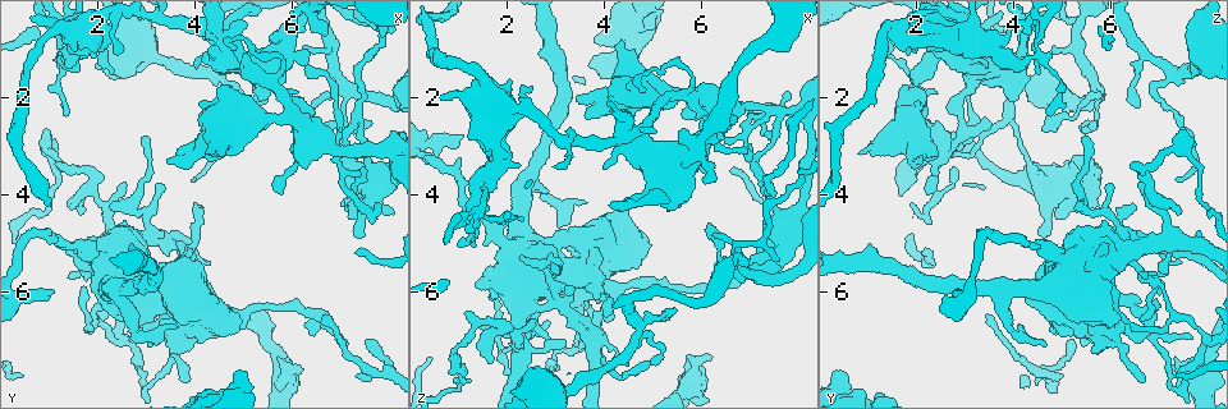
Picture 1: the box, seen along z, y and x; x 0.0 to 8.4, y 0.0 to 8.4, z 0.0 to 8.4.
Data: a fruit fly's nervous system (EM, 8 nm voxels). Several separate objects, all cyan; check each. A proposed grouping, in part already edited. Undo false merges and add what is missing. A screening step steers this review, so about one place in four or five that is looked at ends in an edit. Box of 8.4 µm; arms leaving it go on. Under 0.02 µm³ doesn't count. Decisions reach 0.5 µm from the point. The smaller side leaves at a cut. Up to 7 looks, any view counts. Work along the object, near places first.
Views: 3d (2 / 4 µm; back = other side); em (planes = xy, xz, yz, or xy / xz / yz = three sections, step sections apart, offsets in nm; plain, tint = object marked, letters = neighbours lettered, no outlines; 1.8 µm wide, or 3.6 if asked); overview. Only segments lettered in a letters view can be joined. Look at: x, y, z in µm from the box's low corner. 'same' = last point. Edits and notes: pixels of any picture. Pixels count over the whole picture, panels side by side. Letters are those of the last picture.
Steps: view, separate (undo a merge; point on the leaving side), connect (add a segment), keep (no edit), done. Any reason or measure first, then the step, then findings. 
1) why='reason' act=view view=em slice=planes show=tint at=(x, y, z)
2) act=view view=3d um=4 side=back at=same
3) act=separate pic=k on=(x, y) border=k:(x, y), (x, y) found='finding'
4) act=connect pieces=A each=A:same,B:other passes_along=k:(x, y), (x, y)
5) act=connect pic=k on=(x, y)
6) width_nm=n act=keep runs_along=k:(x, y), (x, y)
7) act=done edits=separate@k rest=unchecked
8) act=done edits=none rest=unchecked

why='thick turns thin' act=view view=em slice=planes show=letters at=(7.55, 3.15, 2.25)

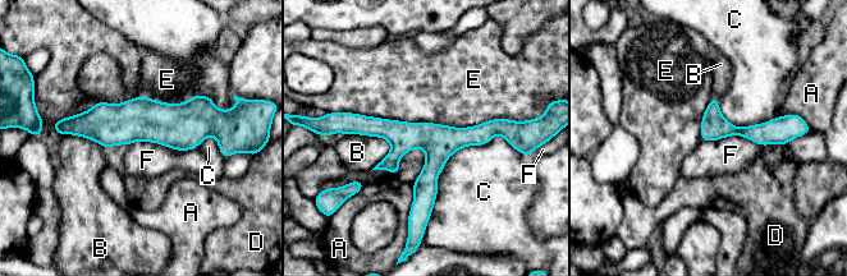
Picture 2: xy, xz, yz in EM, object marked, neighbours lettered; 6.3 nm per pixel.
act=keep each=A:other,B:other,C:other,D:other,E:other,F:other found='all the same cell'

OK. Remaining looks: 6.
why='arms part here' act=view view=3d um=4 at=(3.05, 4.85, 6.20)

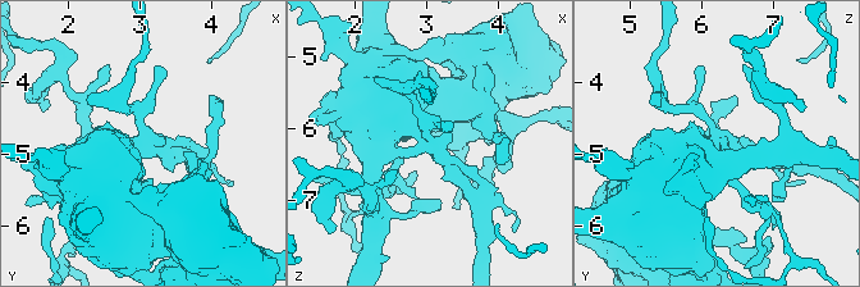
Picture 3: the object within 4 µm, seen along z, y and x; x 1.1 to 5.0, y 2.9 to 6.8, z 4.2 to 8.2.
why='now the EM' act=view view=em slice=xz step=4 show=letters at=(3.05, 4.80, 6.20)

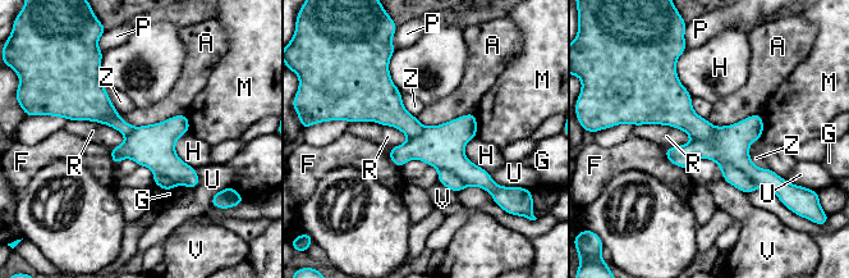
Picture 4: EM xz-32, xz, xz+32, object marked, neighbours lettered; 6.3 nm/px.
act=separate pic=4 on=(730, 145) each=A:other,F:other,G:other,H:other,M:other,P:other,R:other,U:other,V:other,Z:other part_leaving=4:(668, 151), (732, 150), (774, 185) found='two cells meet here'

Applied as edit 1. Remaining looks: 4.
act=view view=overview

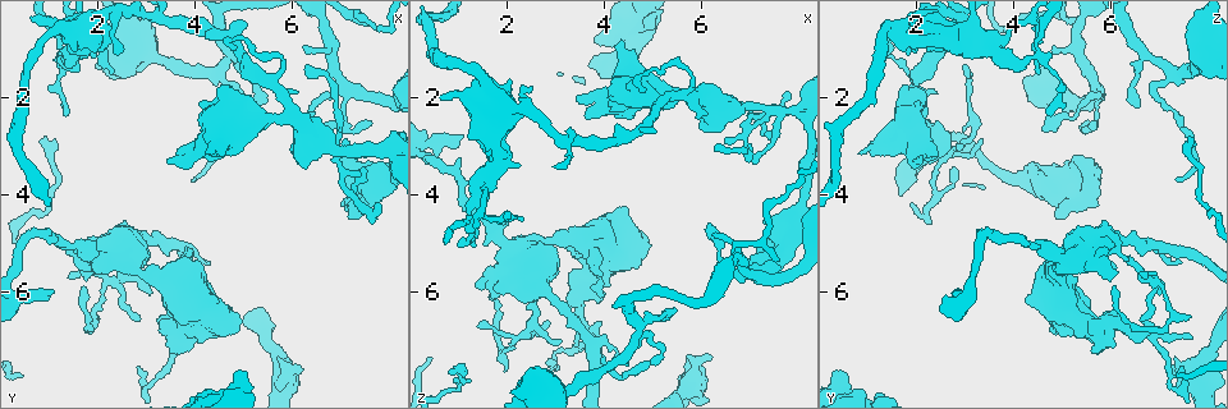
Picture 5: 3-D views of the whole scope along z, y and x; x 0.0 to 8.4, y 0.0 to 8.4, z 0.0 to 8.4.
why='free end' act=view view=em slice=planes show=letters at=(6.20, 7.55, 7.35)

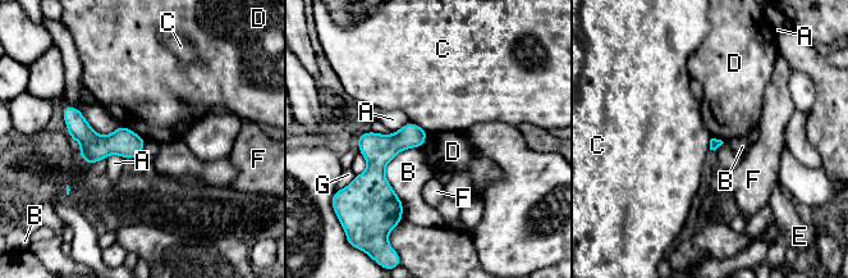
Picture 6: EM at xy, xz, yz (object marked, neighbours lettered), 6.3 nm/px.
act=keep each=A:other,B:other,C:other,D:other,E:other,F:other,G:other runs_along=6:(412, 126), (379, 159), (399, 206) found='none of them fits'

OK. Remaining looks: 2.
act=done edits=separate@4 rest=unchecked

